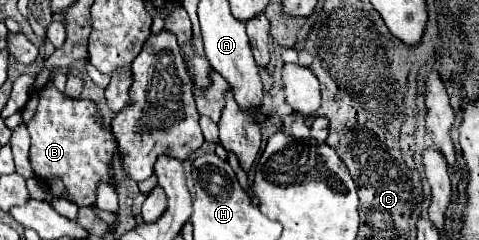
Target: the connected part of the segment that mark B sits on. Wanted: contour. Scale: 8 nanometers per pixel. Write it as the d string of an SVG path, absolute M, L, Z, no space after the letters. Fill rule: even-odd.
M53 84L41 92L41 100L35 116L27 122L31 136L31 166L39 182L49 184L53 176L59 176L67 188L69 200L77 206L95 204L95 186L105 180L115 184L107 166L117 152L115 136L97 120L97 108L91 100L75 100L61 94Z

